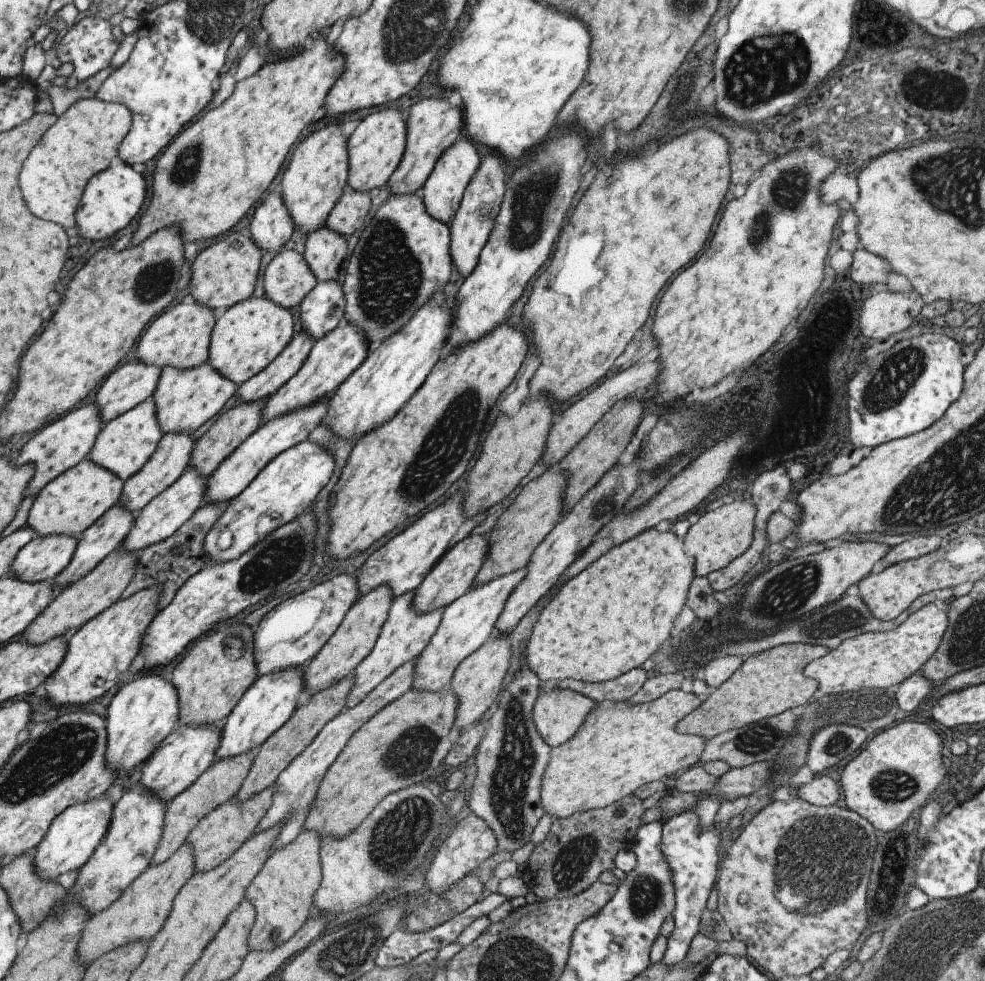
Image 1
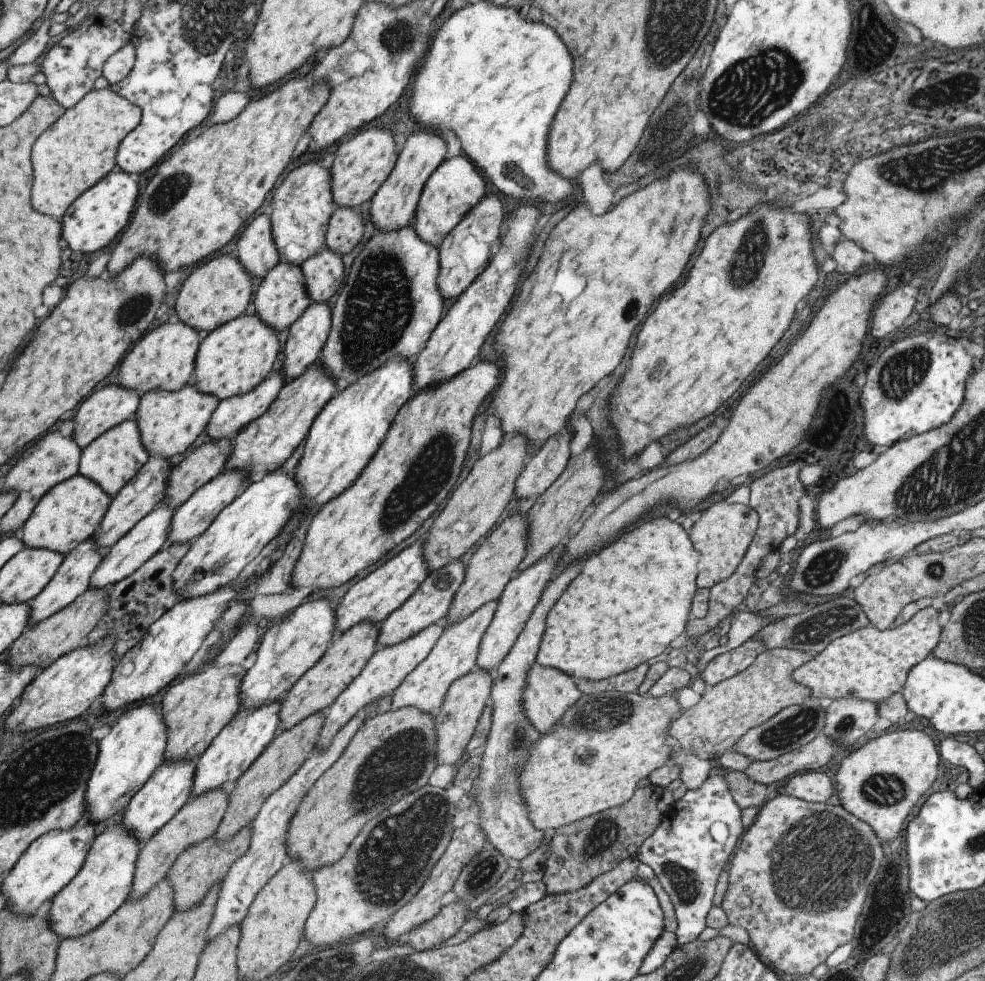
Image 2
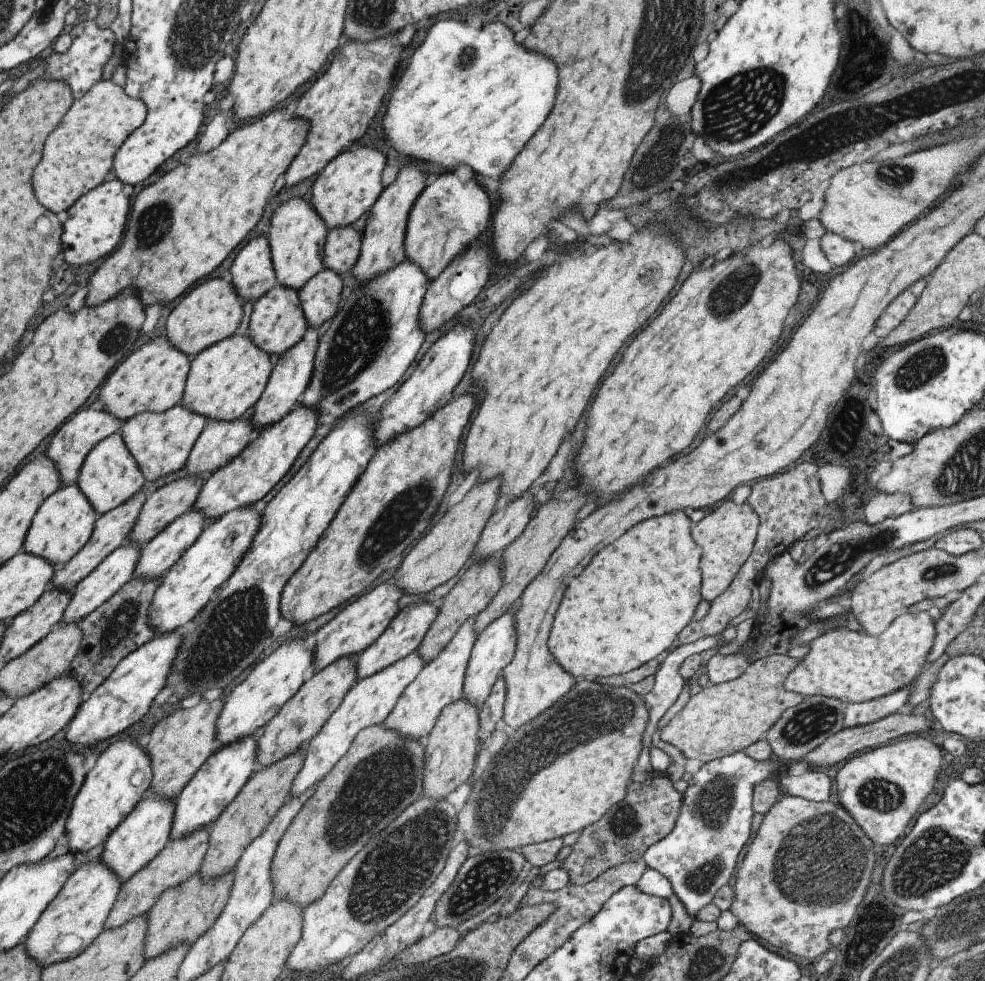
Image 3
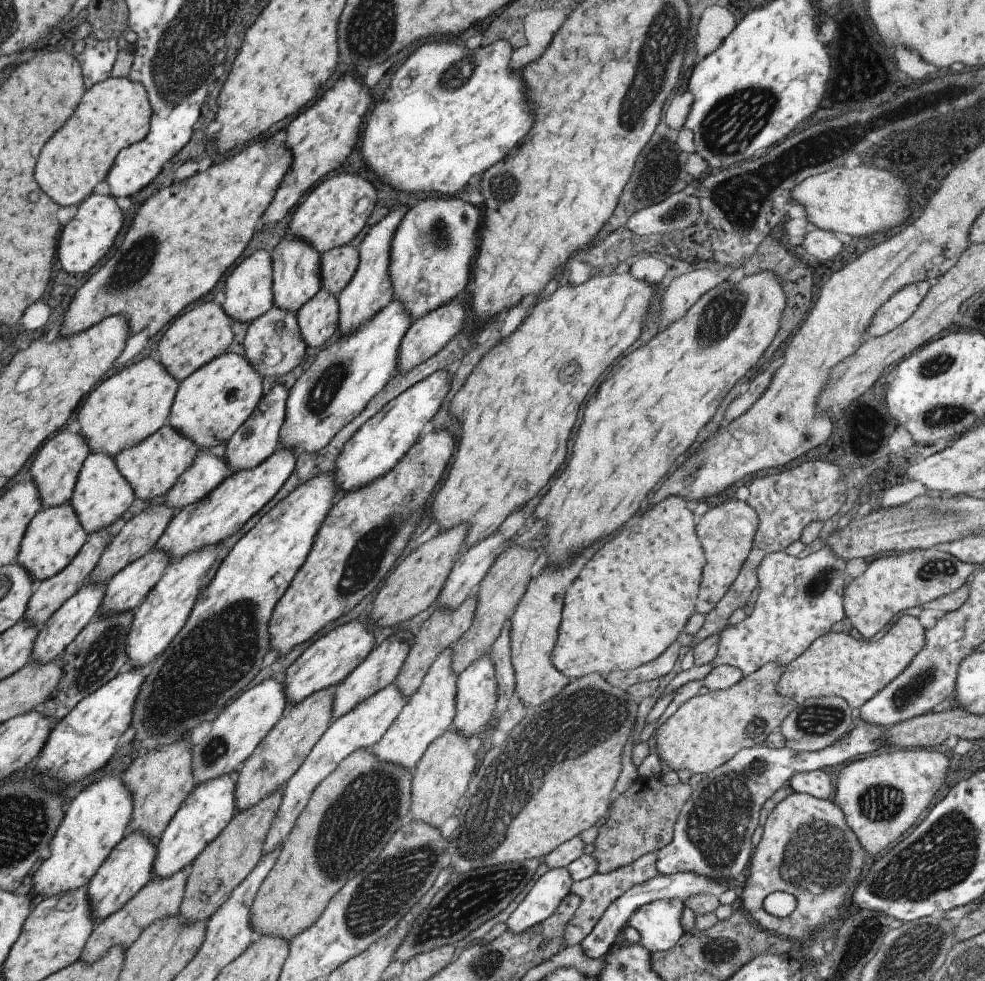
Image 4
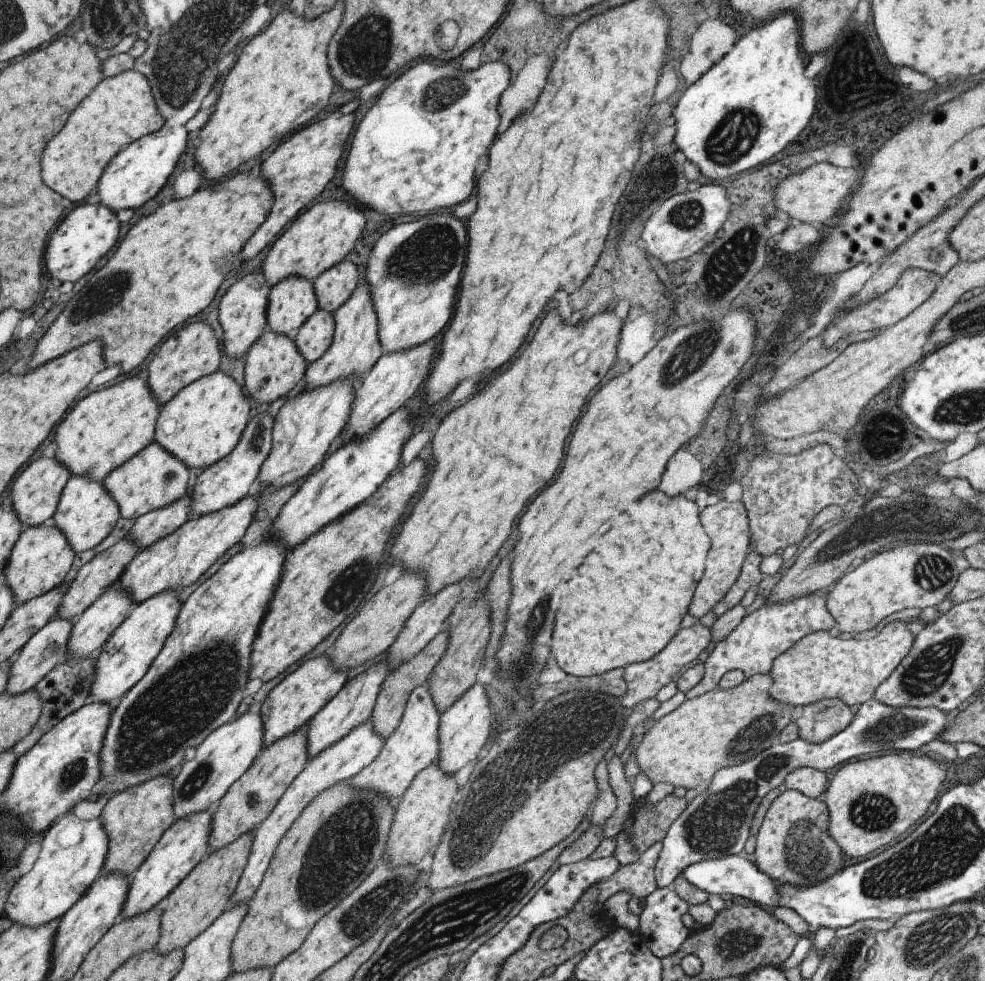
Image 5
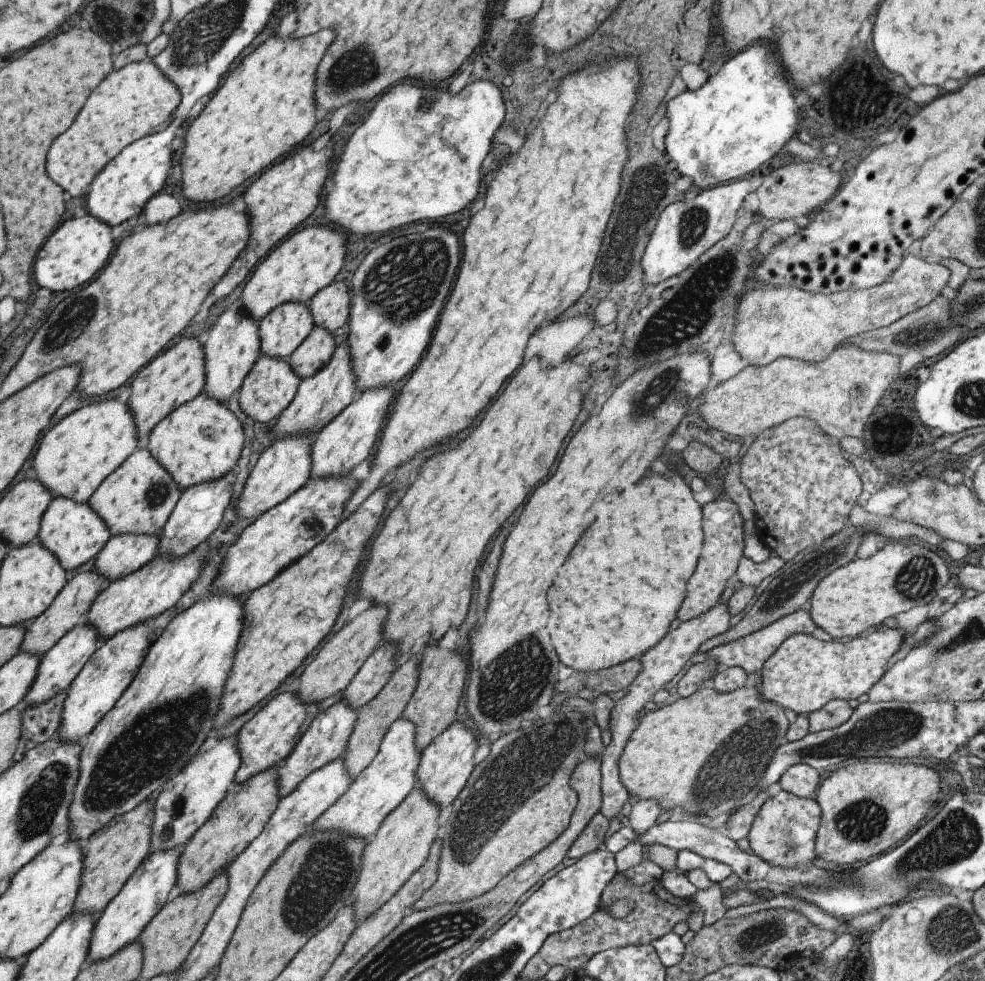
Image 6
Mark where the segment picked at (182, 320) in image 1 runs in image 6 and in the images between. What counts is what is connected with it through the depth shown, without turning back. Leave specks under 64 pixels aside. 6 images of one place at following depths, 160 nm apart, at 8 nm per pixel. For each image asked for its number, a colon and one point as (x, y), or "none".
2: (163, 359)
3: (151, 379)
4: (119, 412)
5: (103, 430)
6: (72, 458)

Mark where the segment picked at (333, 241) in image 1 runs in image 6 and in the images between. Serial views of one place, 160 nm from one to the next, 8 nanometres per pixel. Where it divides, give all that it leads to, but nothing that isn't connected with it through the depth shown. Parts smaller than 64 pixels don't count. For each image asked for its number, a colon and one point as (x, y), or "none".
2: (322, 272)
3: (320, 297)
4: (317, 319)
5: (313, 338)
6: (315, 351)

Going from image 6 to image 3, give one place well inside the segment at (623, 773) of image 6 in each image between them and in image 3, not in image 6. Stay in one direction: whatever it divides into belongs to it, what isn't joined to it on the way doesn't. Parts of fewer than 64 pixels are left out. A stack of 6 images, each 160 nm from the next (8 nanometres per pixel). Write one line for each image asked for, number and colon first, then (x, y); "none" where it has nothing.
3: (721, 719)
4: (706, 730)
5: (719, 728)

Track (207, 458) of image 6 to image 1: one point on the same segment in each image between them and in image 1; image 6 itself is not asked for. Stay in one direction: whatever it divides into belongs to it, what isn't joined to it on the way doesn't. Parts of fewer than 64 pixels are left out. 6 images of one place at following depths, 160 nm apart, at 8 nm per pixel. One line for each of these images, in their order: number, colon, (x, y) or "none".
1: (246, 337)
2: (233, 359)
3: (224, 381)
4: (211, 403)
5: (202, 423)

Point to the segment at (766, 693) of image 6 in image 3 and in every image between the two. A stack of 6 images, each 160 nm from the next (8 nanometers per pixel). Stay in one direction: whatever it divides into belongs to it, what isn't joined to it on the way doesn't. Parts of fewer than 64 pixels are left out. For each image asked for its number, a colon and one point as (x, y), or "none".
3: (853, 667)
4: (835, 664)
5: (819, 666)

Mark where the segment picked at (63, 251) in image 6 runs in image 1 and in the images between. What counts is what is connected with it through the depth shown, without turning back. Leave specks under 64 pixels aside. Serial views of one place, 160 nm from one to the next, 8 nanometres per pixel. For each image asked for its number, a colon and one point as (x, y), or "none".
1: (111, 199)
2: (95, 217)
3: (95, 220)
4: (89, 234)
5: (86, 233)

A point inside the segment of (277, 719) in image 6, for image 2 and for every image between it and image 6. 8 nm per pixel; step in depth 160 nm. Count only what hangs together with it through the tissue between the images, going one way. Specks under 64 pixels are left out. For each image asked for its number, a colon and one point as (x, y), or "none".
2: (375, 596)
3: (353, 629)
4: (326, 662)
5: (289, 705)

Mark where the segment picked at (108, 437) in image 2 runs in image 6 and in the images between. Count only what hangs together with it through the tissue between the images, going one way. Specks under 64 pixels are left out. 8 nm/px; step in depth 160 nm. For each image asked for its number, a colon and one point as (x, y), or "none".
3: (108, 476)
4: (100, 495)
5: (85, 513)
6: (71, 532)

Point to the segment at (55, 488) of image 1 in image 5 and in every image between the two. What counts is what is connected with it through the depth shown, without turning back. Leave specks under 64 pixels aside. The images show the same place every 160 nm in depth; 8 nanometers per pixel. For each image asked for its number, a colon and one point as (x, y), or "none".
2: (69, 513)
3: (62, 524)
4: (53, 537)
5: (38, 561)

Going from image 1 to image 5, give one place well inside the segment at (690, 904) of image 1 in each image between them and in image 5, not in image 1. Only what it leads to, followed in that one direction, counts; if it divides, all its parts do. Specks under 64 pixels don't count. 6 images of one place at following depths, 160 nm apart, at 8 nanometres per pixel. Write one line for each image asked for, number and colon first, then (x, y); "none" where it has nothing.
2: (687, 850)
3: (698, 856)
4: (711, 835)
5: (716, 822)

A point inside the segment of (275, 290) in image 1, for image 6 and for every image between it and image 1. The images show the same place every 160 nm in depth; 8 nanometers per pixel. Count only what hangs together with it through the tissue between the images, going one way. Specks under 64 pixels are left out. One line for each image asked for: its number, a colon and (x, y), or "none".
2: (281, 298)
3: (276, 323)
4: (272, 345)
5: (272, 366)
6: (267, 389)

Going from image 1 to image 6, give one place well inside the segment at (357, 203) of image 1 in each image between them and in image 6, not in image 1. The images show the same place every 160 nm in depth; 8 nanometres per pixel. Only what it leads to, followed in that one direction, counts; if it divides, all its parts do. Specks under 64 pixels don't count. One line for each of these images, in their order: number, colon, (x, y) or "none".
2: (344, 229)
3: (341, 249)
4: (337, 265)
5: (332, 287)
6: (329, 307)

